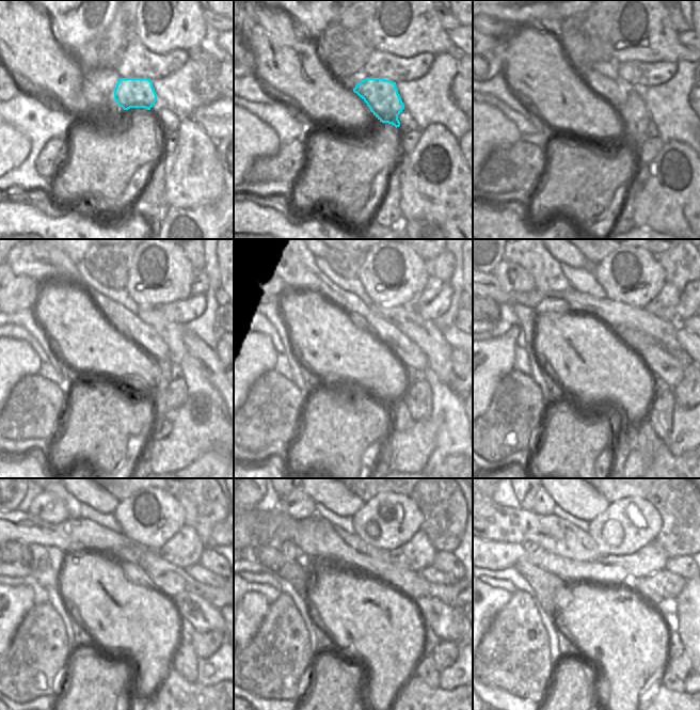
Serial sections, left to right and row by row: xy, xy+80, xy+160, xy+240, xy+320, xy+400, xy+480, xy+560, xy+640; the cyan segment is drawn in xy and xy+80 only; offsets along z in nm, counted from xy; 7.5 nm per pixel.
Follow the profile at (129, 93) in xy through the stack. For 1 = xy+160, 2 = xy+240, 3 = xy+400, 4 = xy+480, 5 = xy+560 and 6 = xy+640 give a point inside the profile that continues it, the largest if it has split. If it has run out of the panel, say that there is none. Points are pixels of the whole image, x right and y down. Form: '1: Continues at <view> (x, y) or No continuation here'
1: Continues at xy+160 (633, 112)
2: Continues at xy+240 (159, 393)
3: Continues at xy+400 (653, 447)
4: Continues at xy+480 (175, 695)
5: Continues at xy+560 (416, 695)
6: Continues at xy+640 (664, 695)

